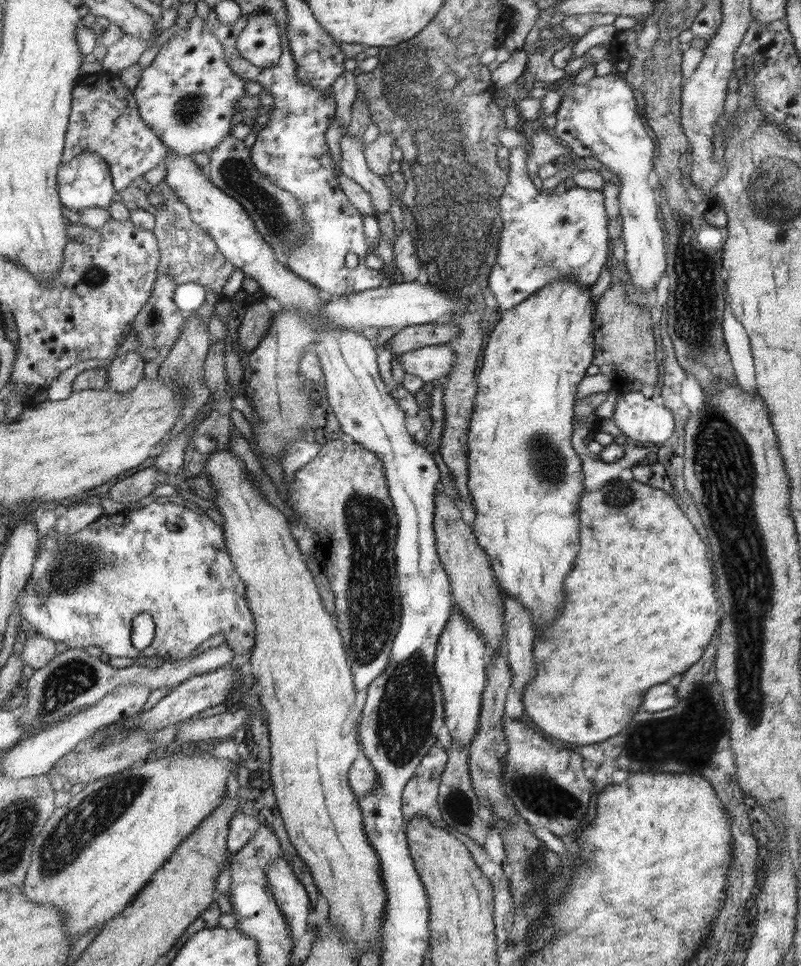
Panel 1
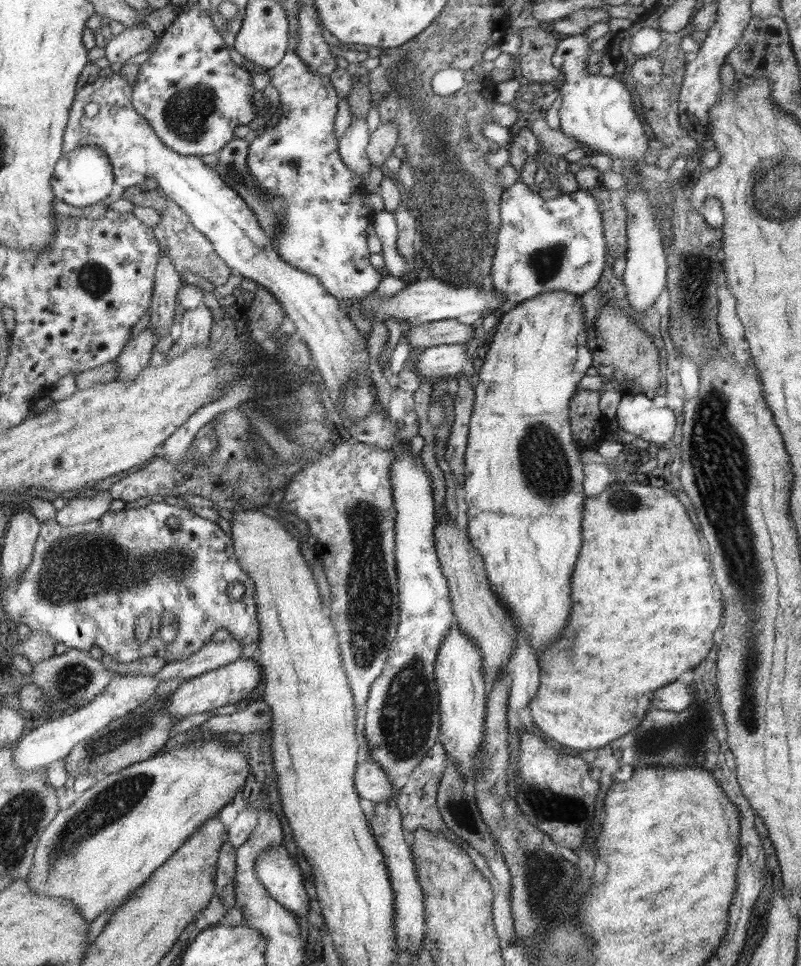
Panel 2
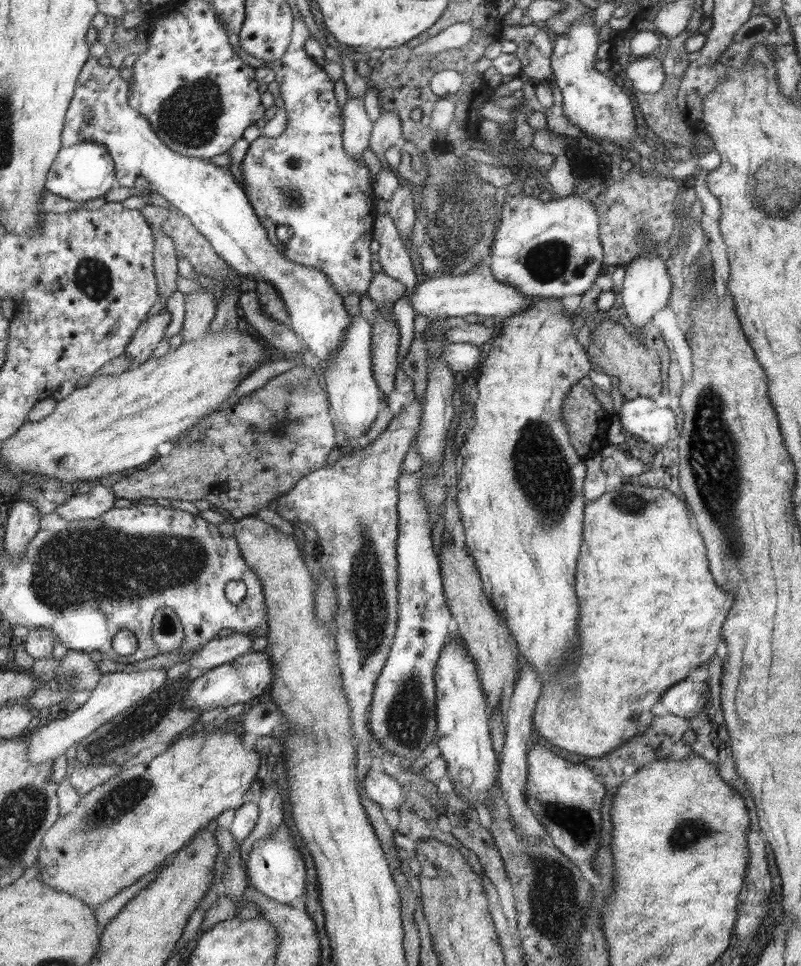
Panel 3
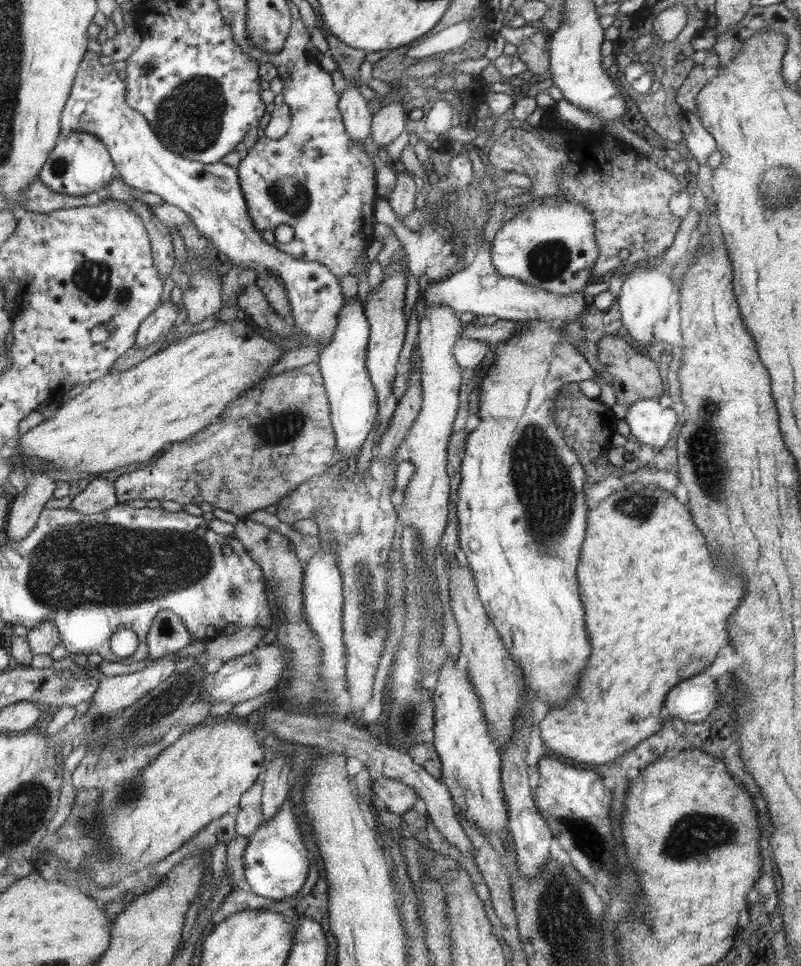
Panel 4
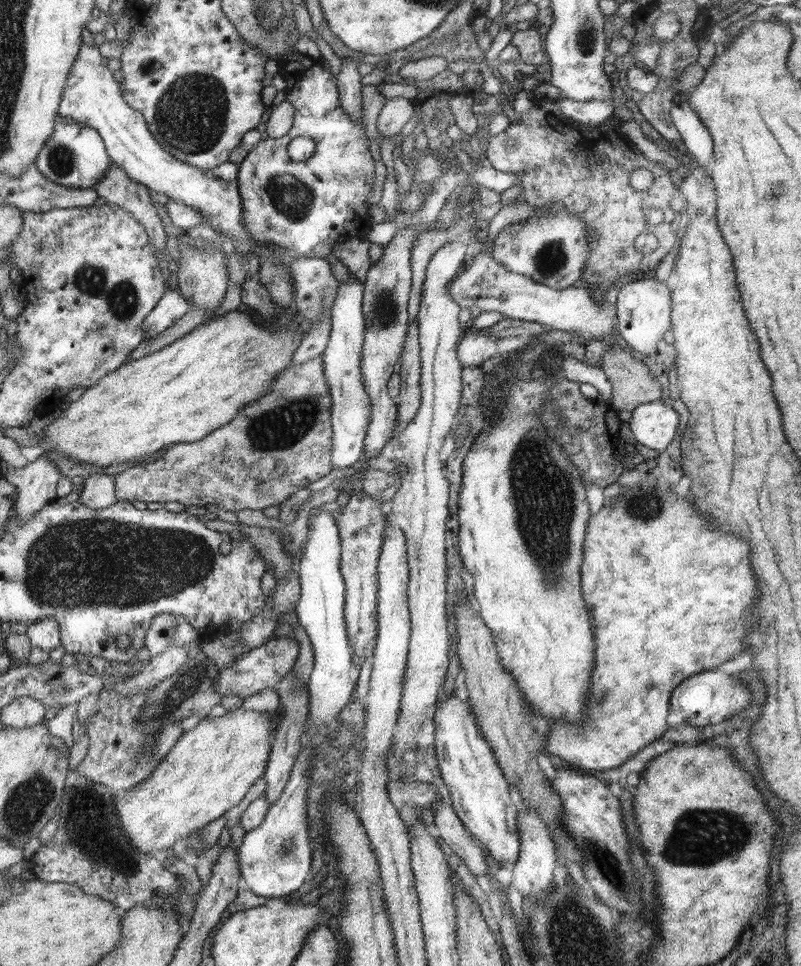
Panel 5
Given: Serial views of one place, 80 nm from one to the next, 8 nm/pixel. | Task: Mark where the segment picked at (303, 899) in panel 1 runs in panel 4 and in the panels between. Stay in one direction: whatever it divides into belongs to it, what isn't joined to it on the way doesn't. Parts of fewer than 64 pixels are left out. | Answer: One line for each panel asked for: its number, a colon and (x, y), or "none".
2: (281, 876)
3: (275, 868)
4: (276, 863)

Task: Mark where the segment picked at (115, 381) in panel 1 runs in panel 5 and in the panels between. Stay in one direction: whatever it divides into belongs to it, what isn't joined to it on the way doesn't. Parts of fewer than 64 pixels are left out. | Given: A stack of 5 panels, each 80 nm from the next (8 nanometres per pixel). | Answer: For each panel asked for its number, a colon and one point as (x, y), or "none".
2: (134, 358)
3: (150, 333)
4: (155, 327)
5: (173, 306)

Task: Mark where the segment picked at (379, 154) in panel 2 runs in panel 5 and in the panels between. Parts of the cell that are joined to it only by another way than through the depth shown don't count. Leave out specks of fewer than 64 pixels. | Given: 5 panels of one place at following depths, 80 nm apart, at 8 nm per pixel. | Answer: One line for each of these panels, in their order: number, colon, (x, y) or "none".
3: (387, 130)
4: (389, 122)
5: (395, 114)

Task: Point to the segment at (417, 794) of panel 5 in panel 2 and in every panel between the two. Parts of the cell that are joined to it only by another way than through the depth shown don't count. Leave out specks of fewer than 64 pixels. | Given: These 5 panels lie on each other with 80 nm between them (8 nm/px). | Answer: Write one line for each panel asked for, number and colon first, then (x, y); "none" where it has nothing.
2: (371, 783)
3: (383, 789)
4: (397, 797)

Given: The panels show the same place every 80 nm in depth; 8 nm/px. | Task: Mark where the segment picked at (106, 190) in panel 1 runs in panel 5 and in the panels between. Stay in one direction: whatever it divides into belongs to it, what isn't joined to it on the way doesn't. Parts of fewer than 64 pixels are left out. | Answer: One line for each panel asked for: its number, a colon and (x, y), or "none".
2: (84, 177)
3: (84, 172)
4: (80, 164)
5: (75, 156)

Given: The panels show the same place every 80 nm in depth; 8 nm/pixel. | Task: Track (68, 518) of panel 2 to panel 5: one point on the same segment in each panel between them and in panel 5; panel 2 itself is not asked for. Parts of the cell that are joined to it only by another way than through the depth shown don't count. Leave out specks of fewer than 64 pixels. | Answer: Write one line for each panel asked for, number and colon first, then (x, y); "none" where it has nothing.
3: (99, 499)
4: (99, 495)
5: (98, 491)

